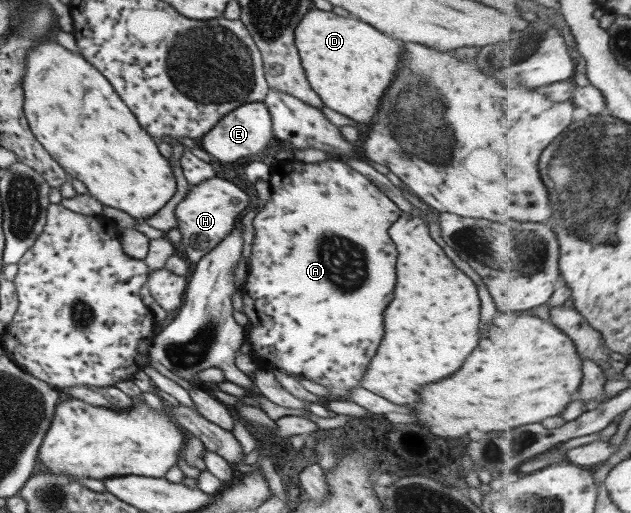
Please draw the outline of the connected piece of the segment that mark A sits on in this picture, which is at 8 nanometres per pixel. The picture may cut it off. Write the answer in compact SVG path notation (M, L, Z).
M279 160L270 166L268 182L271 189L269 201L253 217L253 243L251 244L249 264L247 264L247 277L241 287L242 313L247 317L244 327L245 341L249 344L251 359L257 362L257 368L275 368L285 370L287 373L298 375L301 379L308 379L313 383L319 383L328 388L329 393L322 399L323 402L330 399L348 399L348 391L359 385L359 379L363 371L367 369L369 359L373 357L379 339L383 335L383 309L391 301L391 291L395 285L395 247L391 239L387 237L389 225L395 223L395 219L401 213L400 209L379 191L375 189L365 177L361 177L357 171L349 169L341 161L321 161L321 163L297 163L297 160Z

